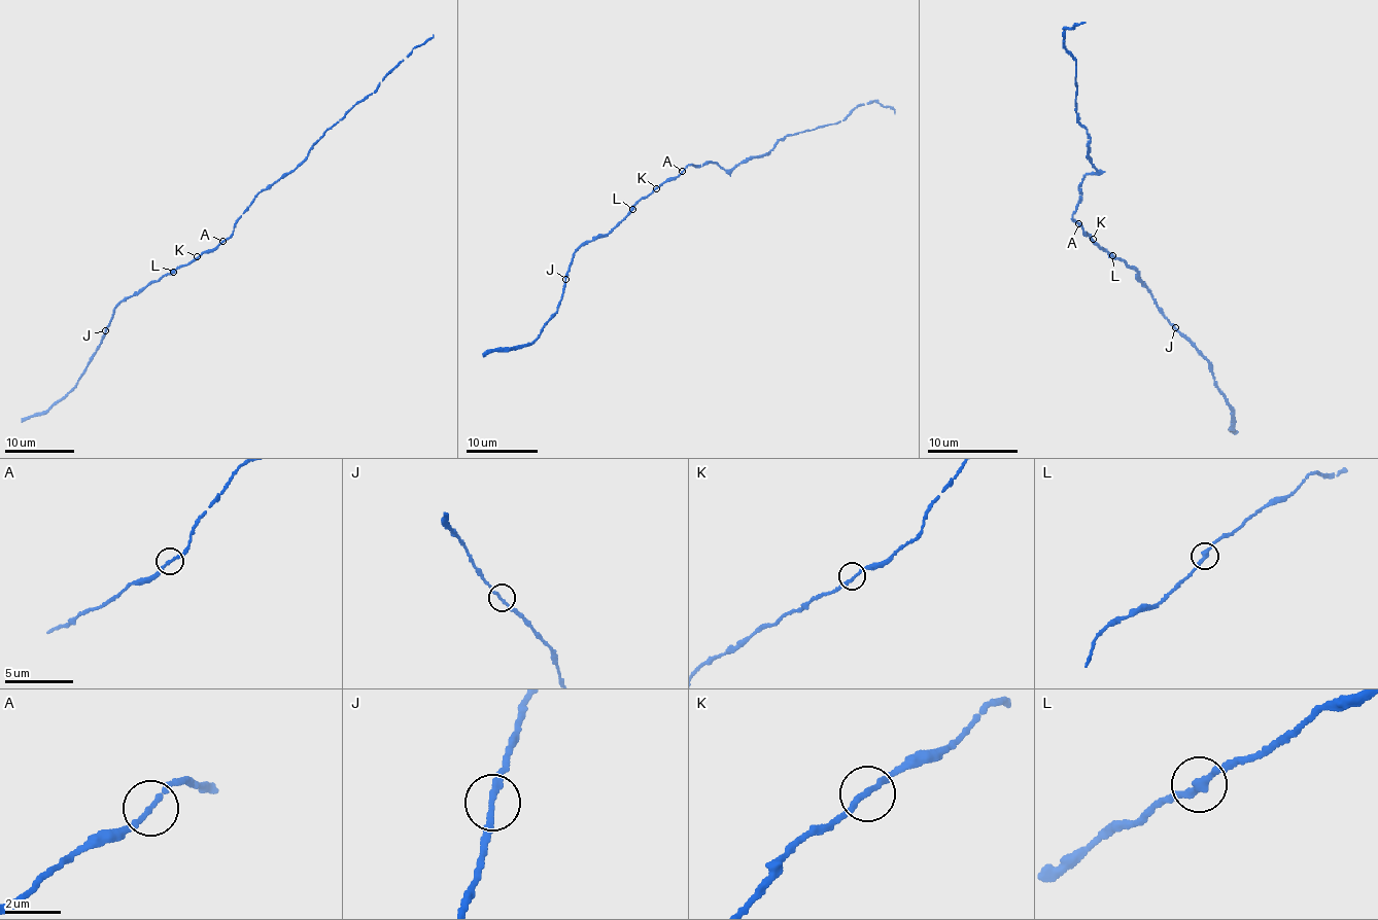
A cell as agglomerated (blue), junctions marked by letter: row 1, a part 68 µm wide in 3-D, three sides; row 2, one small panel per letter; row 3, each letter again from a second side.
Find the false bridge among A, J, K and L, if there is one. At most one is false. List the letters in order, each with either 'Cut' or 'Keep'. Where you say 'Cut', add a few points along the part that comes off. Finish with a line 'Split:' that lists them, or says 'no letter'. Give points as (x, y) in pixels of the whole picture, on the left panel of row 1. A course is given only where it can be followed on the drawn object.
A: Keep
J: Keep
K: Keep
L: Keep
Split: no letter

